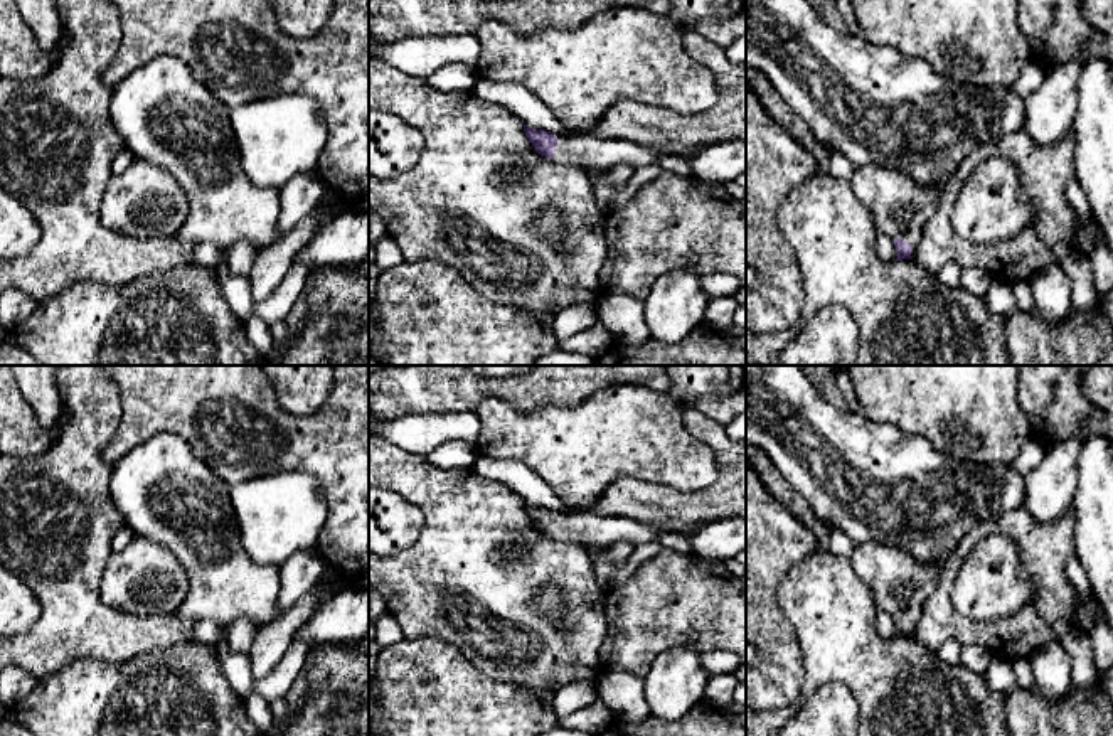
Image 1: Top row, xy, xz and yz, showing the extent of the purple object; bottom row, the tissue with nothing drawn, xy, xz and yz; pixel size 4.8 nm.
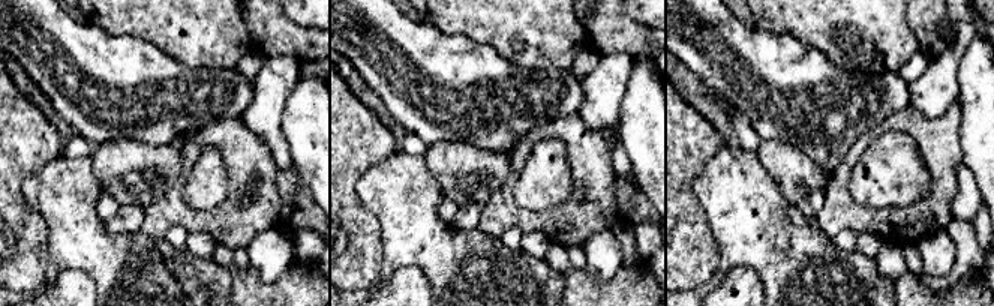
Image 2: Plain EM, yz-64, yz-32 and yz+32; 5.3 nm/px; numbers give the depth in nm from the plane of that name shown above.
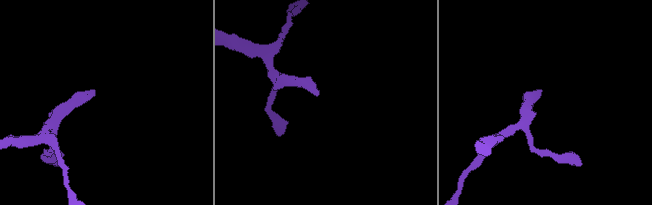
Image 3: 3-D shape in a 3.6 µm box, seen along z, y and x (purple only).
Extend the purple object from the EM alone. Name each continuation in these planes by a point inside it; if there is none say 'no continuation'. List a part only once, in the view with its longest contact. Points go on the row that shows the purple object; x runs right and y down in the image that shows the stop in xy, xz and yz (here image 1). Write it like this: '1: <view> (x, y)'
1: xz (585, 150)

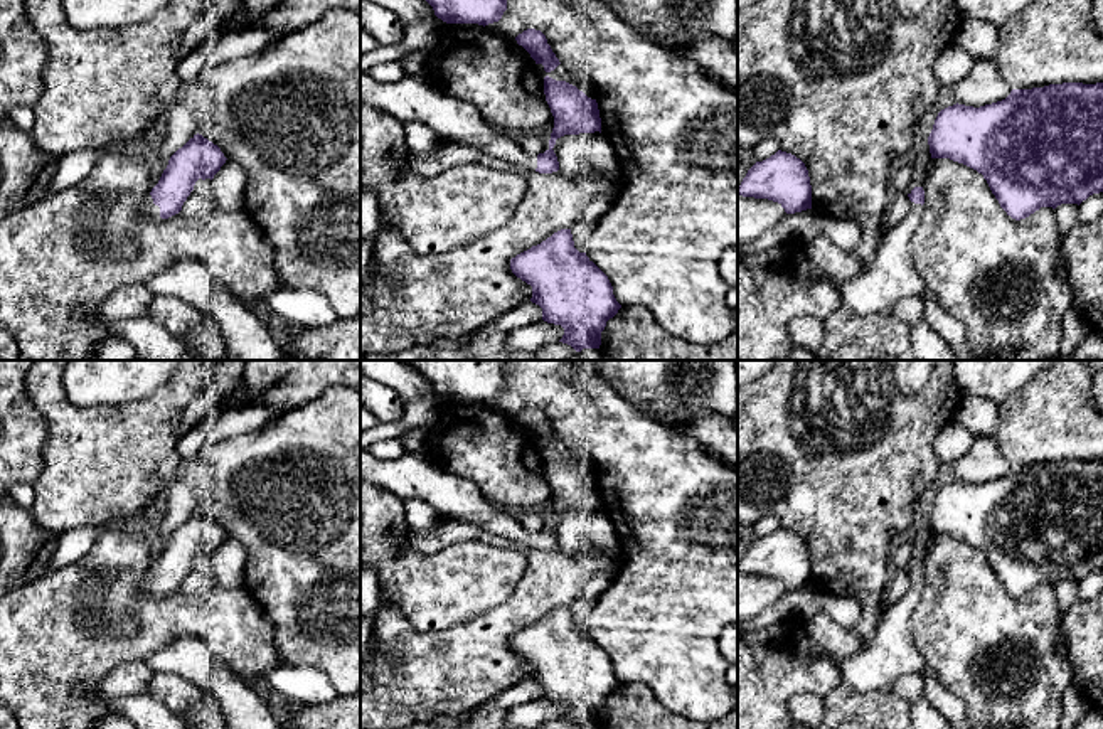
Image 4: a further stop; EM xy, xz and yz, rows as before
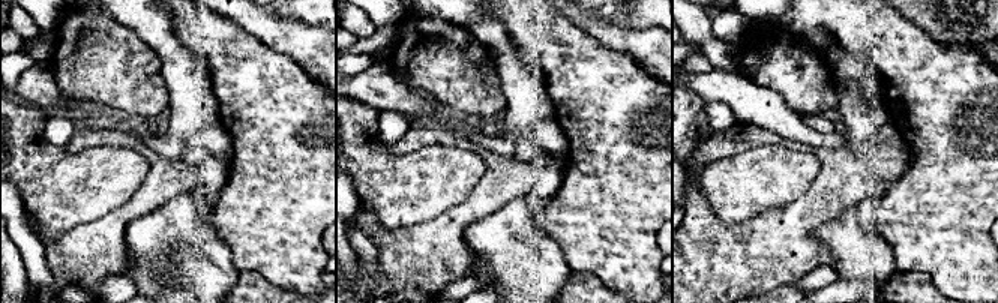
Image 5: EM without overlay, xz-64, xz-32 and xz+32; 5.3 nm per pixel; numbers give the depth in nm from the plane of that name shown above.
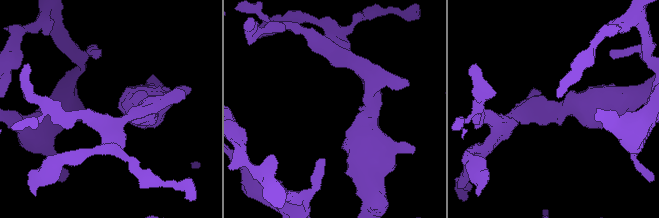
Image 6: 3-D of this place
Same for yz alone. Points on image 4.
1: yz (893, 275)

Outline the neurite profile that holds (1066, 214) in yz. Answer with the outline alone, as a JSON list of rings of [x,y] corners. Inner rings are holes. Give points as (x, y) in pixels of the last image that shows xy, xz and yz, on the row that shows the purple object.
[[[1061,204],[1054,210],[1063,241],[1069,229],[1078,222],[1078,204]]]

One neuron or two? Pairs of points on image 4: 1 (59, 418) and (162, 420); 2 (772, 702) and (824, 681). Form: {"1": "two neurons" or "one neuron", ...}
{"1": "one neuron", "2": "one neuron"}

